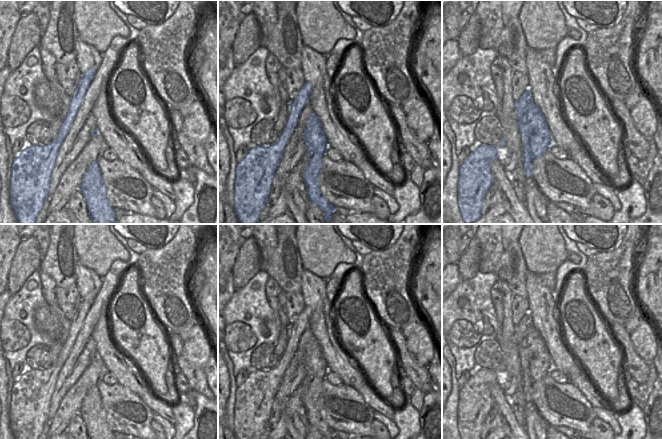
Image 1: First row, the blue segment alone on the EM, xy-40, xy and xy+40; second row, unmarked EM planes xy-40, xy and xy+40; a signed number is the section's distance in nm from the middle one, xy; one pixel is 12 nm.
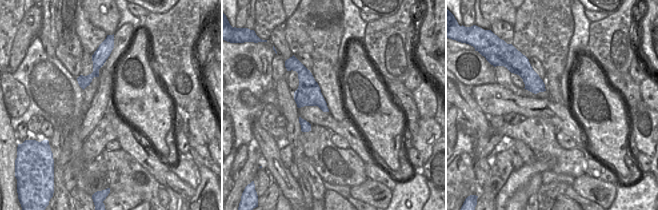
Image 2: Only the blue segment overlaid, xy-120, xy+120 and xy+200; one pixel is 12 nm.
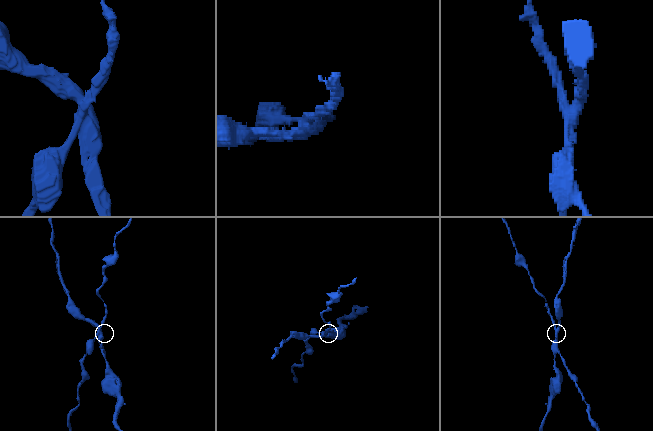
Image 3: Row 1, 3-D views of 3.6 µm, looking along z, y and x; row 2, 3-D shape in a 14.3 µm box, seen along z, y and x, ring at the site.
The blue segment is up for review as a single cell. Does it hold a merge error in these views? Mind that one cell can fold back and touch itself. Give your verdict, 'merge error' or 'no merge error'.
merge error

